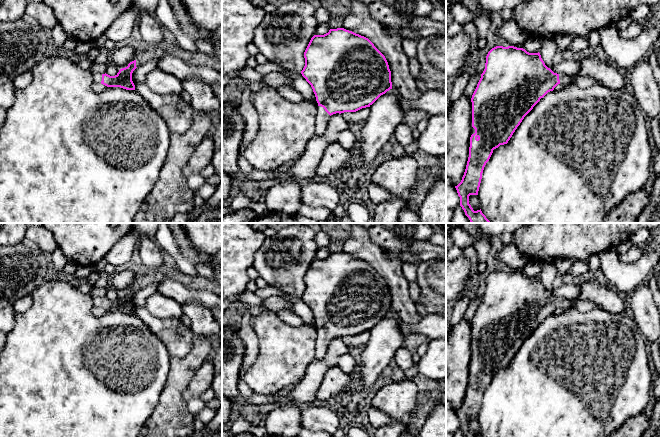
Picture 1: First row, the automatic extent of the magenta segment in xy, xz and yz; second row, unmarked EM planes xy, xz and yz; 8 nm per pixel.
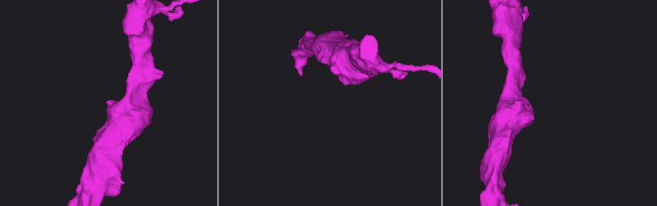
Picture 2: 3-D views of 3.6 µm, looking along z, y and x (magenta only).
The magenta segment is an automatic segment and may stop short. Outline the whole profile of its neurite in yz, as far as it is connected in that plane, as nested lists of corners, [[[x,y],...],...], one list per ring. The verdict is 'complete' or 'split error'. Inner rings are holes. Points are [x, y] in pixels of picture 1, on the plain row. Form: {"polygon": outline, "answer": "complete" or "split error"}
{"polygon": [[[496,270],[487,280],[485,293],[472,319],[472,351],[475,357],[470,361],[469,381],[461,406],[455,410],[460,421],[460,430],[465,437],[482,437],[474,435],[469,428],[470,419],[478,419],[482,397],[493,374],[507,368],[524,341],[548,316],[558,308],[570,309],[580,300],[591,300],[599,309],[613,314],[625,311],[624,297],[609,285],[599,281],[579,282],[581,292],[576,299],[554,297],[541,282],[540,277],[529,277],[523,272],[514,270]]], "answer": "split error"}

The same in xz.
{"polygon": [[[344,252],[330,253],[324,259],[314,259],[304,276],[304,282],[305,290],[301,298],[311,309],[318,327],[315,360],[325,357],[331,339],[370,331],[381,319],[392,313],[391,295],[385,280],[368,262]]], "answer": "split error"}

